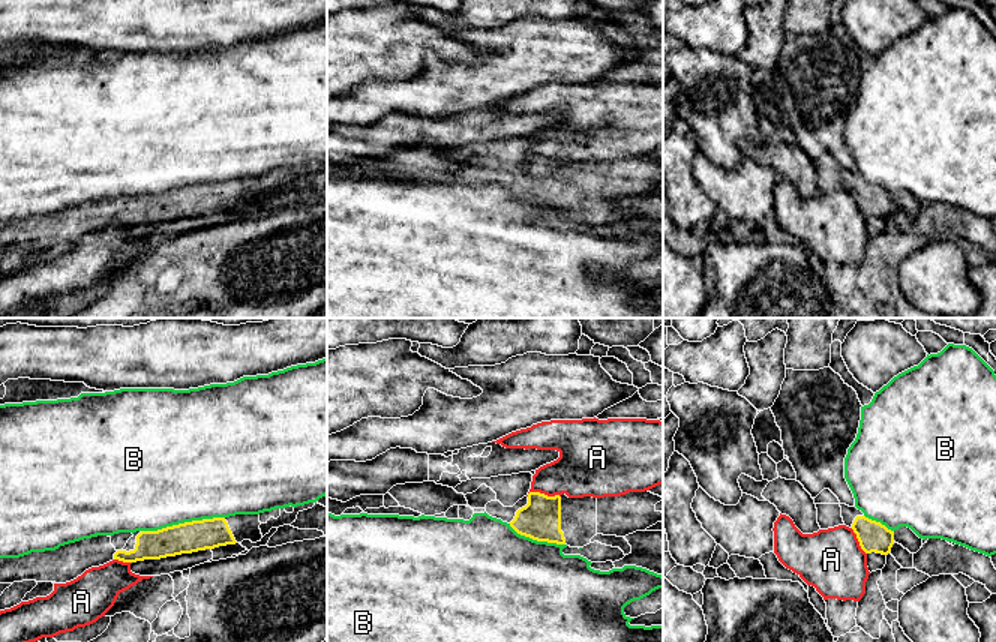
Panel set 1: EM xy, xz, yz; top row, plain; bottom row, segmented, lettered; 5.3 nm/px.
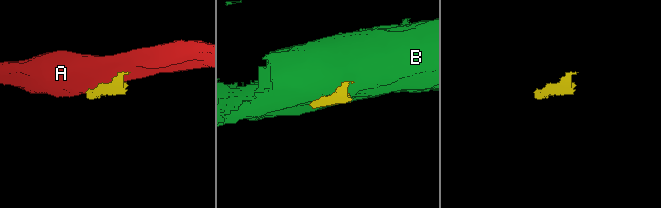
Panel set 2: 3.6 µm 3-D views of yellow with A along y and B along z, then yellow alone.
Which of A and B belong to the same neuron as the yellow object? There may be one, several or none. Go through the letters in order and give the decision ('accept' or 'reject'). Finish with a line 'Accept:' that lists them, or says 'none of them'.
A: reject
B: reject
Accept: none of them

